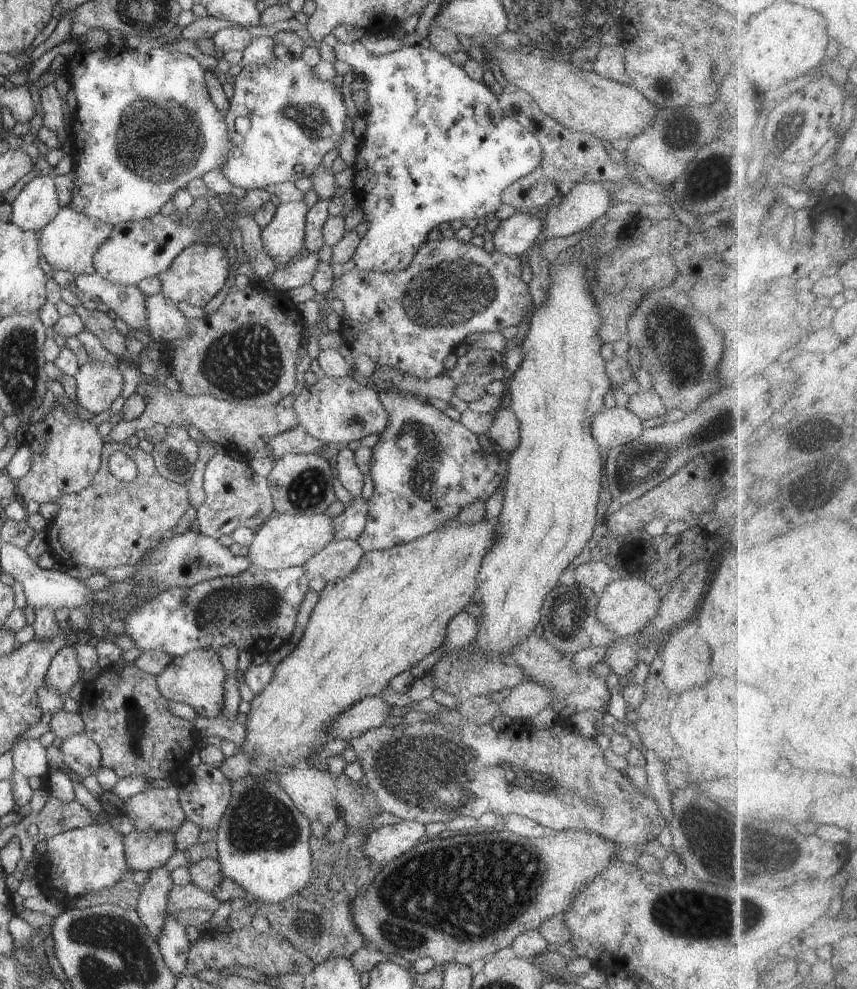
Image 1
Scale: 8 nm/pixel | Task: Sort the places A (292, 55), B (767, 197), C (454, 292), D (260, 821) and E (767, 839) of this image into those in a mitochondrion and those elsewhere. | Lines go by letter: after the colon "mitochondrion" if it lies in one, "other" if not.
A: other
B: other
C: mitochondrion
D: mitochondrion
E: mitochondrion

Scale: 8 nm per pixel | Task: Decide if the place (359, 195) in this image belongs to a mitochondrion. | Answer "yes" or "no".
no

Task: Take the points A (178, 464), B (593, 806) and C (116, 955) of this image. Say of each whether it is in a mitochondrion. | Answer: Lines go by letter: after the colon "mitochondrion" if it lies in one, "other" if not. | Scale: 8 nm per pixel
A: mitochondrion
B: mitochondrion
C: mitochondrion

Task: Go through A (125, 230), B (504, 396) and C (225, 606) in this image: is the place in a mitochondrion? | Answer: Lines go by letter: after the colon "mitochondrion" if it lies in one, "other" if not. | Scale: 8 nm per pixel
A: other
B: other
C: mitochondrion

